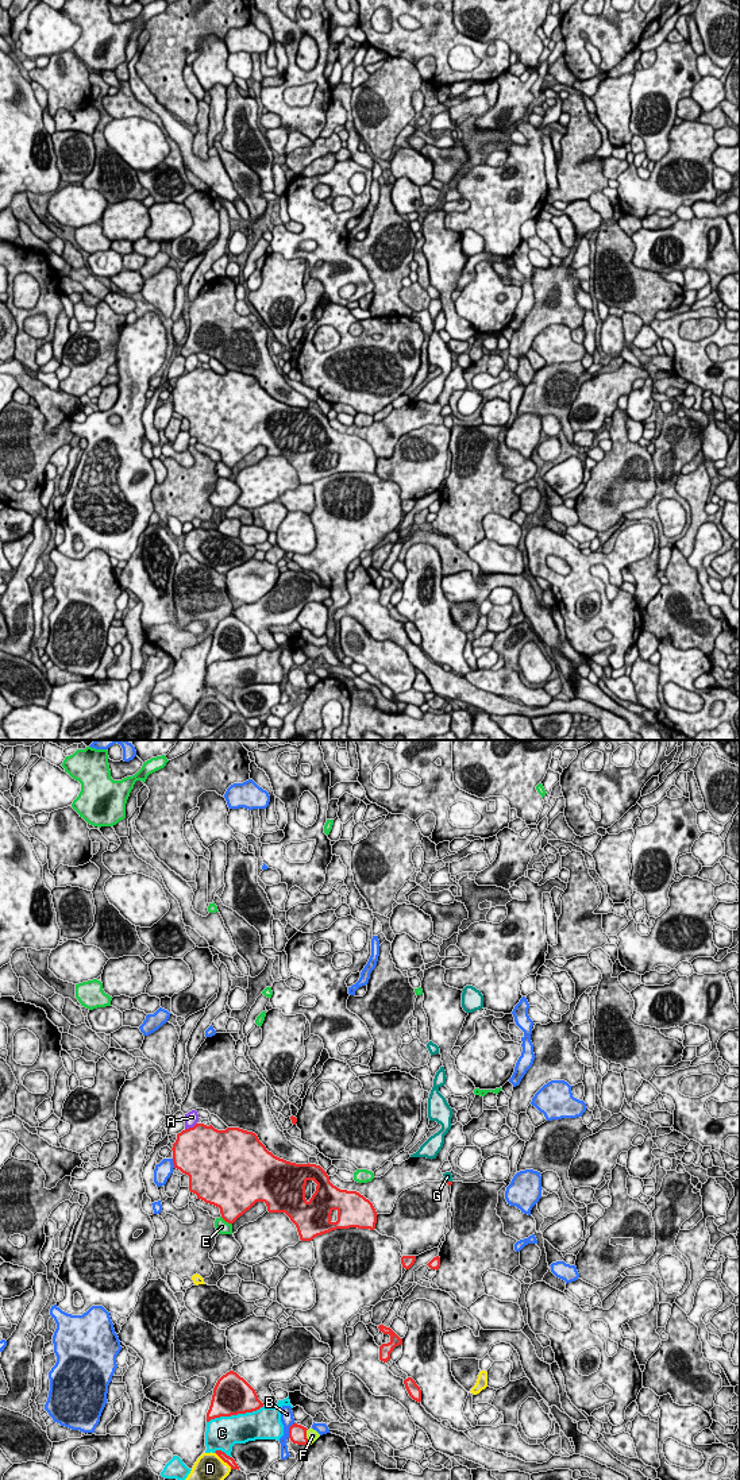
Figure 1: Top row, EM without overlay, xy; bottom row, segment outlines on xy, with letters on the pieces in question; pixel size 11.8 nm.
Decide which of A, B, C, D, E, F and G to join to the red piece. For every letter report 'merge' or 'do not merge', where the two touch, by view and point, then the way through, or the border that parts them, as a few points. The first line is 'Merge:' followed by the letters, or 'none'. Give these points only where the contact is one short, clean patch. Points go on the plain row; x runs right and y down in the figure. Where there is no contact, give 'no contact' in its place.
Merge: G
A: do not merge; contact xy (191, 372)
B: do not merge; contact xy (289, 674)
C: do not merge; contact xy (235, 658)
D: do not merge; contact xy (223, 704)
E: do not merge; contact xy (226, 465)
F: do not merge; contact xy (305, 681)
G: merge; contact xy (448, 426); way xy (448, 427), (448, 426), (447, 420)

